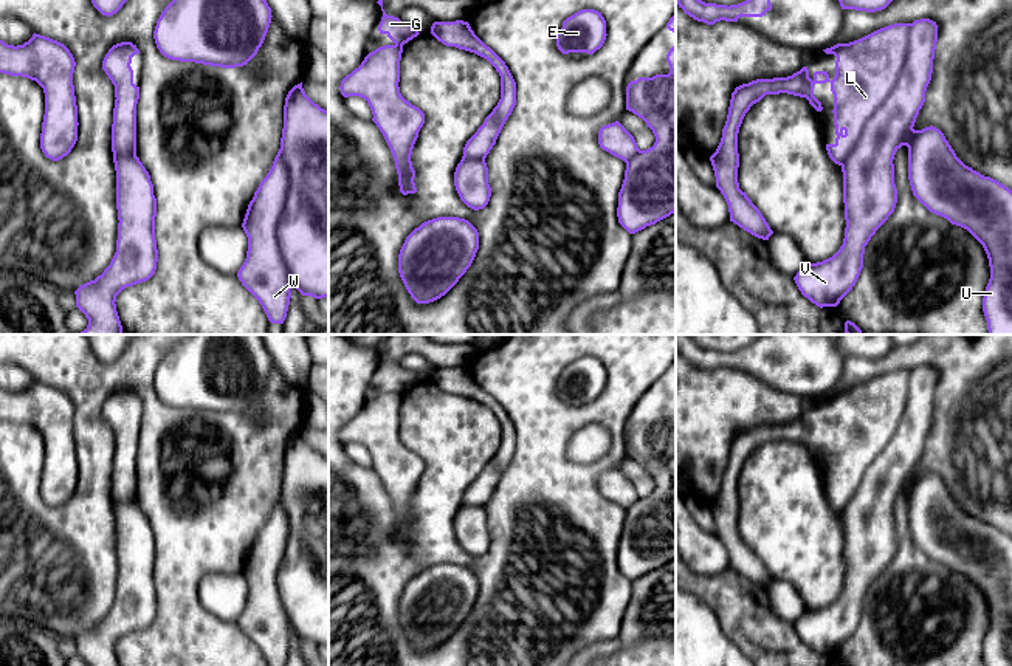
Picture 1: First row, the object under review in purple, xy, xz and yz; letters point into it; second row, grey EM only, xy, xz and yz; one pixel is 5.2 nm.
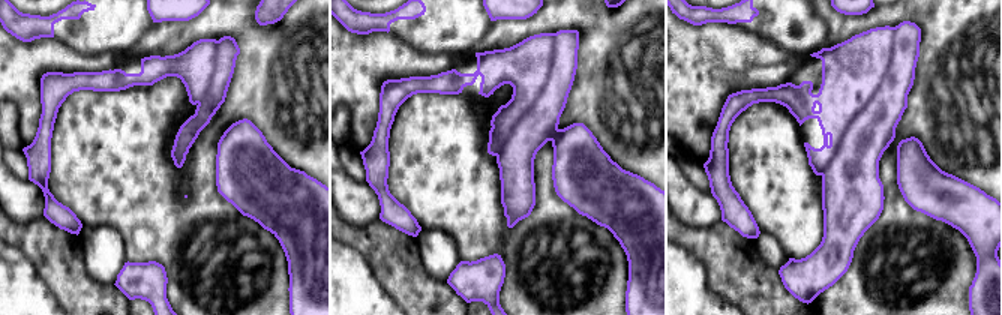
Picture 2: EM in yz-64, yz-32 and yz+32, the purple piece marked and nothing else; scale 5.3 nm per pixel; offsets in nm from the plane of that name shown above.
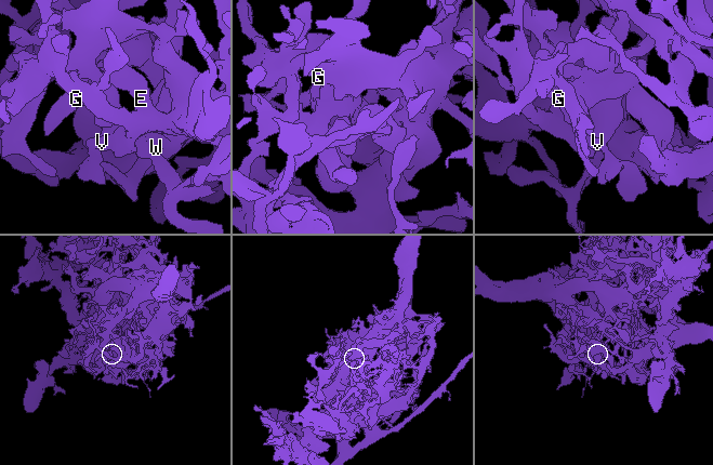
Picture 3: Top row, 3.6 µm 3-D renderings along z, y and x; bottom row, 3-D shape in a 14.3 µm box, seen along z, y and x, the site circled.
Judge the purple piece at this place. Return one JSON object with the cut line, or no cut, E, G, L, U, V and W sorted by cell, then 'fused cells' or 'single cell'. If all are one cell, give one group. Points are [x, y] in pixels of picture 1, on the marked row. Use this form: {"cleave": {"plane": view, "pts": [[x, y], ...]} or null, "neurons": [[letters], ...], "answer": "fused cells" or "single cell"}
{"cleave": {"plane": "yz", "pts": [[910, 24], [905, 65], [840, 164]]}, "neurons": [["E", "G", "U", "V"], ["L", "W"]], "answer": "fused cells"}

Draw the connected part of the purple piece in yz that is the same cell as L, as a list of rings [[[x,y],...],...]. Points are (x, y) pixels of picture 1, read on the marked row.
[[[894,23],[859,40],[823,50],[837,57],[832,81],[828,71],[815,71],[811,79],[807,67],[803,67],[787,77],[756,79],[735,88],[721,142],[710,156],[716,187],[728,204],[730,221],[762,240],[769,240],[773,234],[738,183],[738,133],[750,107],[766,94],[787,93],[806,98],[817,112],[821,112],[821,102],[814,96],[814,85],[829,82],[837,138],[834,144],[826,144],[826,150],[829,158],[842,166],[857,144],[865,122],[894,88],[905,67],[908,33],[910,23]]]

